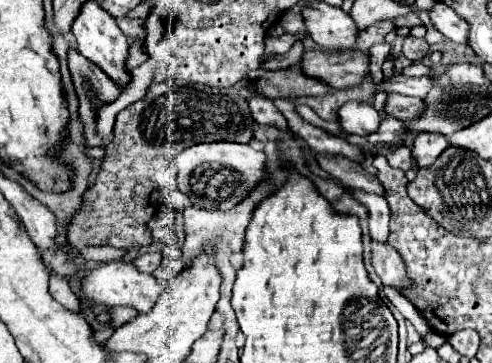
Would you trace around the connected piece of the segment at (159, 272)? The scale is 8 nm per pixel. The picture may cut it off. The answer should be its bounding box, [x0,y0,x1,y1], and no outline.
[152,259,184,281]

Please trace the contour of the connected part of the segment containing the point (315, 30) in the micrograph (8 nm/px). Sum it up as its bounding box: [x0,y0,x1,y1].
[302,1,358,51]

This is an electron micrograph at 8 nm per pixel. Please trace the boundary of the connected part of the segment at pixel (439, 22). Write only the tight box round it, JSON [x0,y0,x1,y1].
[428,1,468,43]

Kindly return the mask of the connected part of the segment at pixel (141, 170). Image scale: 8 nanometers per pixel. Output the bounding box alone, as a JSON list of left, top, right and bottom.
[70,85,254,249]

